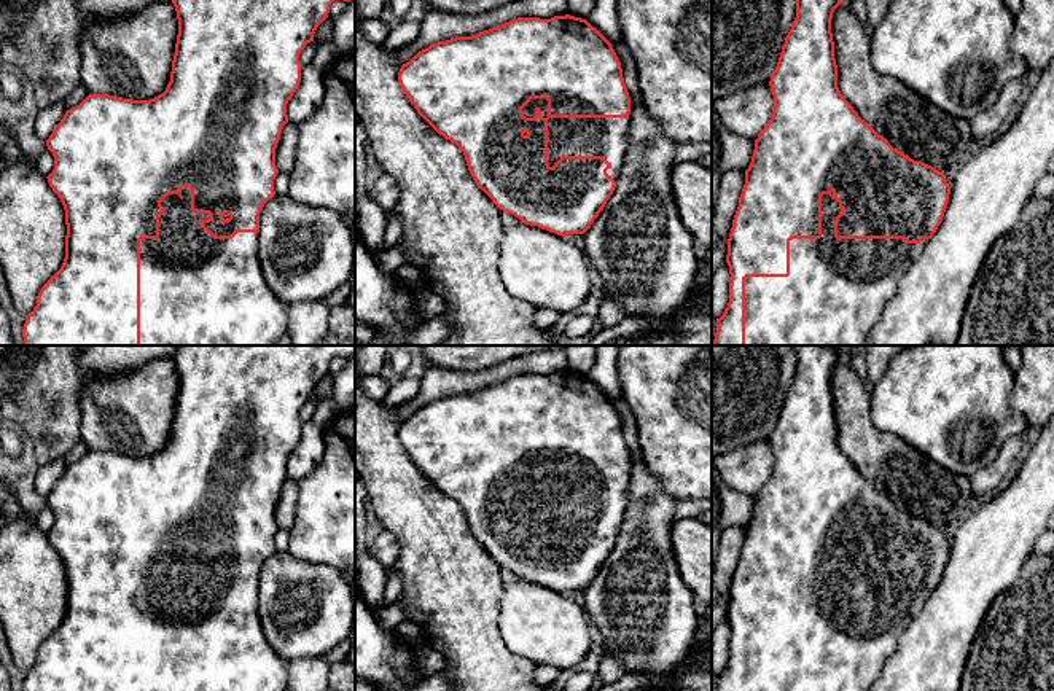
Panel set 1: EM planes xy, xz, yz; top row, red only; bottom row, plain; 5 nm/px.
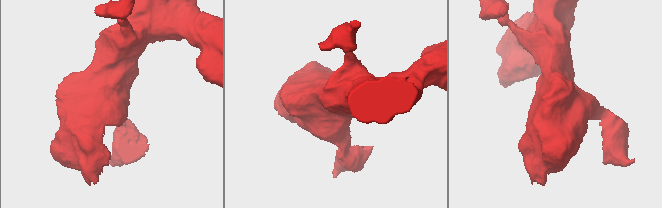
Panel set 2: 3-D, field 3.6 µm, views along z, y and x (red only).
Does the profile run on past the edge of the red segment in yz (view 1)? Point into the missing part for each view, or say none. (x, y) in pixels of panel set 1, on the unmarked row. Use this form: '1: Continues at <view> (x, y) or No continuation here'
1: Continues at yz (836, 642)

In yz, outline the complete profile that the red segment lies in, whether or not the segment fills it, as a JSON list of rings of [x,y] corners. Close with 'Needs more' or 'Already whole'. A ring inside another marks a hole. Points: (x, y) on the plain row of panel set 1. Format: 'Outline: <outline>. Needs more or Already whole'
Outline: [[[794,346],[794,352],[796,374],[769,438],[772,471],[755,497],[728,595],[729,659],[716,691],[869,691],[949,559],[944,529],[893,505],[841,451],[831,390],[841,353],[831,346]]]. Needs more

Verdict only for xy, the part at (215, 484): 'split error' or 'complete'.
split error

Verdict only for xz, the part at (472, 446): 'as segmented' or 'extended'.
extended

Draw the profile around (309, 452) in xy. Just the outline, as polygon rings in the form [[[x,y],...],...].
[[[312,420],[301,425],[301,439],[287,460],[288,479],[299,481],[307,476],[323,459],[325,430]]]

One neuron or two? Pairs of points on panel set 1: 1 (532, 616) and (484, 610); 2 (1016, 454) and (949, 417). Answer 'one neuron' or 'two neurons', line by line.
1: two neurons
2: two neurons

